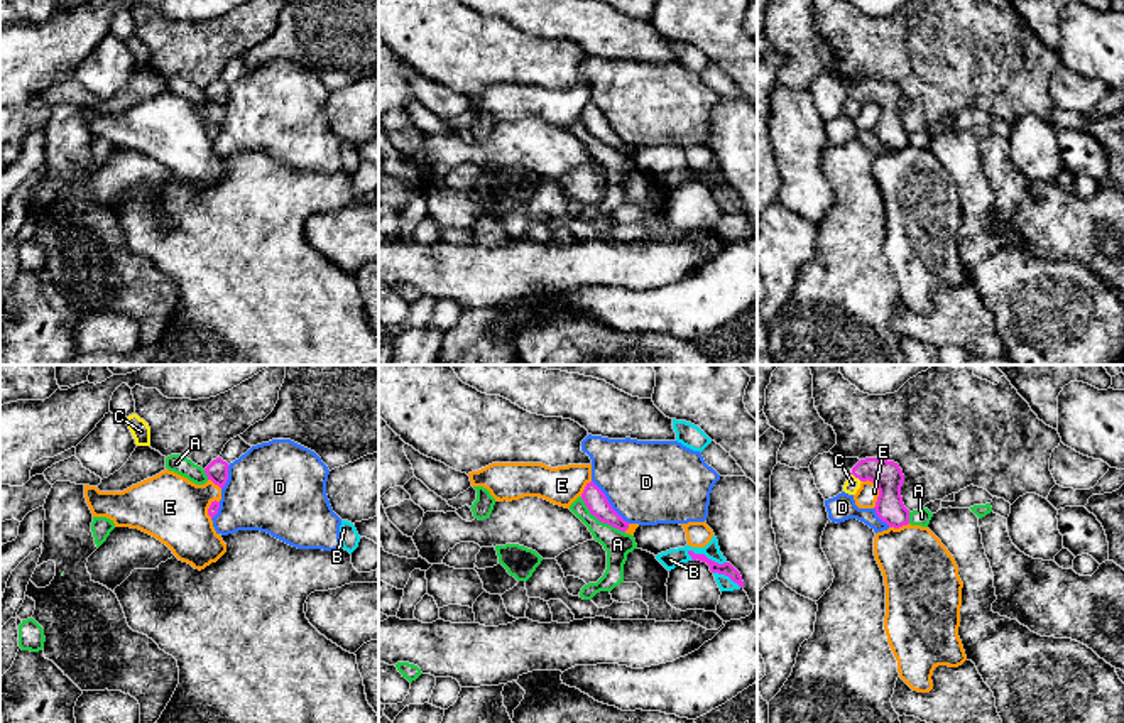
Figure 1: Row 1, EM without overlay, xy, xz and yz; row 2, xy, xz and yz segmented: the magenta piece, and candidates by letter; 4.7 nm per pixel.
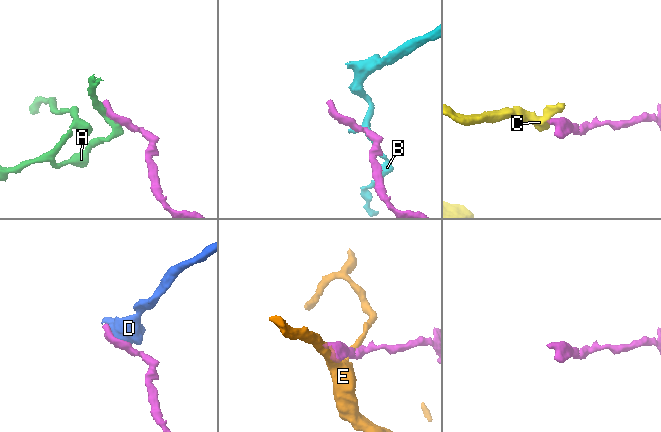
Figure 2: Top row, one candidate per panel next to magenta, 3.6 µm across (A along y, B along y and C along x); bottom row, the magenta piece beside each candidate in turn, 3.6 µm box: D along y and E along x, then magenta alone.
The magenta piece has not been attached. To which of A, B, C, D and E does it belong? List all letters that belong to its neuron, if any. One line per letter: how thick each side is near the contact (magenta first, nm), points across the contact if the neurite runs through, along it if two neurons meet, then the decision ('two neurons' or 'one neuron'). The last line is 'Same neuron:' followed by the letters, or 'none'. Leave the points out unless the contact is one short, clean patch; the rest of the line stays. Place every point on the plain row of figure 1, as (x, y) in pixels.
A: calibres 100 and 130 nm; border xz (580, 119), (592, 135), (624, 154); two neurons
B: calibres 60 and 90 nm; border xz (687, 173), (725, 184); two neurons
C: calibres 140 and 70 nm; way yz (888, 97), (856, 98), (852, 105); one neuron
D: calibres 100 and 400 nm; two neurons
E: calibres 140 and 110 nm; two neurons
Same neuron: C

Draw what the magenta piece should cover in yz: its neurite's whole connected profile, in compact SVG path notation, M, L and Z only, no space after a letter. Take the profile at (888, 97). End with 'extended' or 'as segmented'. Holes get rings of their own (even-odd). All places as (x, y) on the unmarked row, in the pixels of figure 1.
M865 79L860 81L843 106L843 113L855 117L862 103L877 106L879 118L876 123L877 139L889 149L899 150L909 145L909 132L903 125L901 108L904 105L903 91L898 84Z | extended

